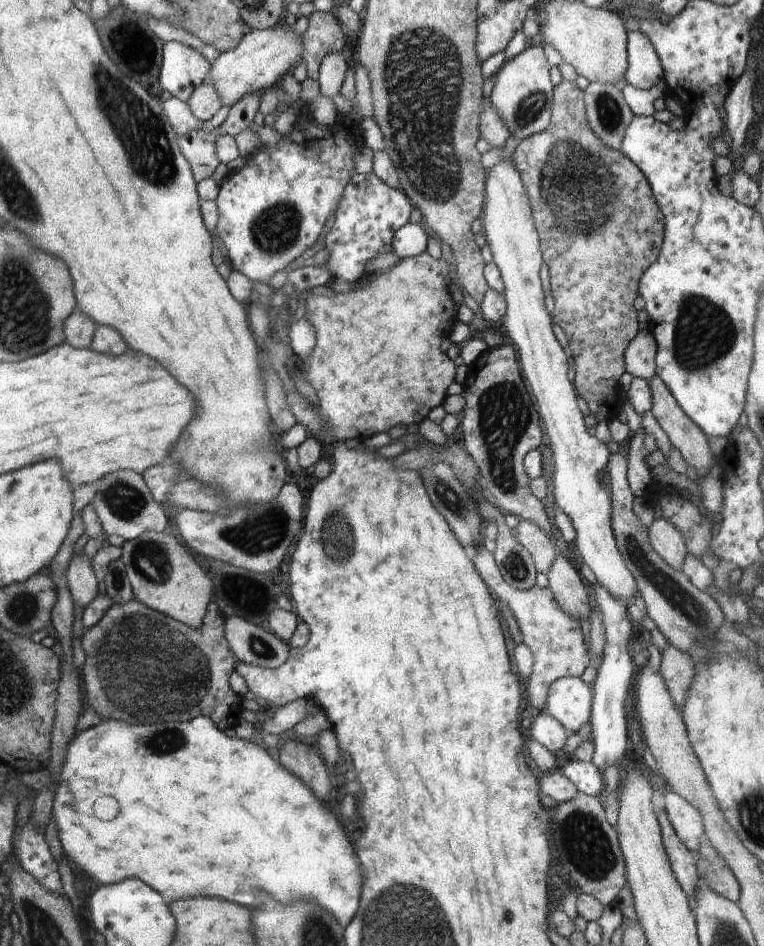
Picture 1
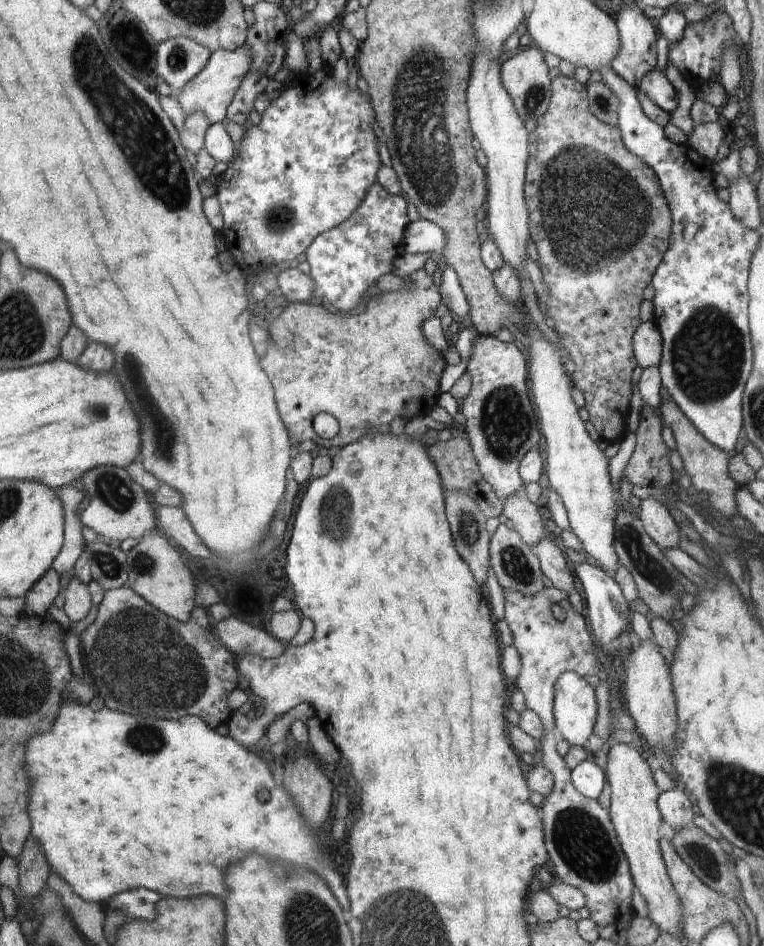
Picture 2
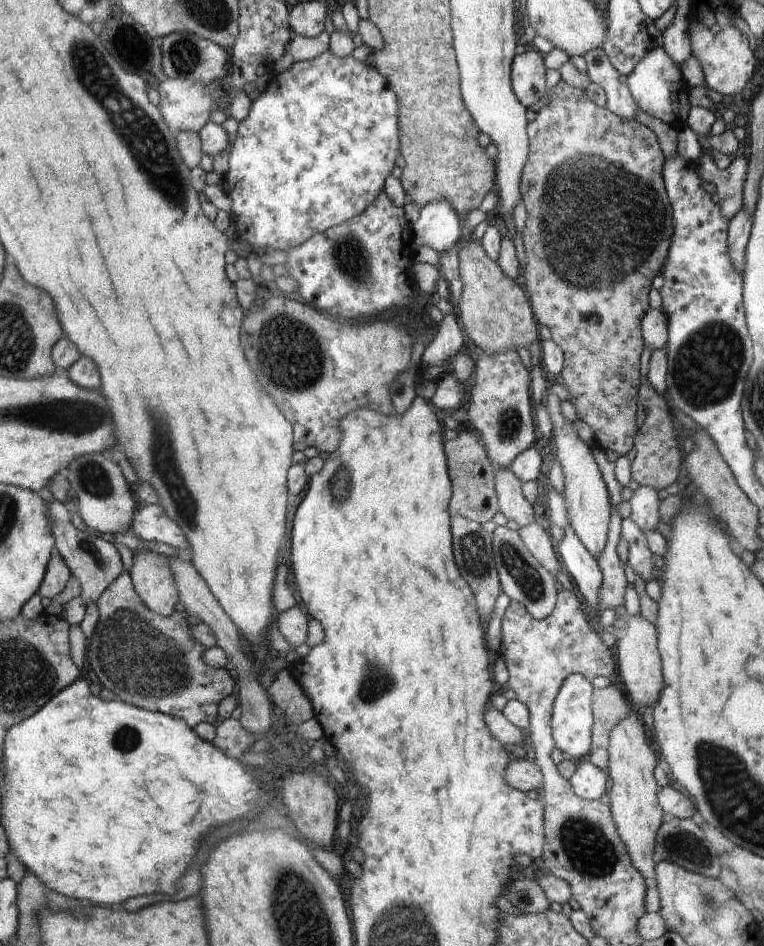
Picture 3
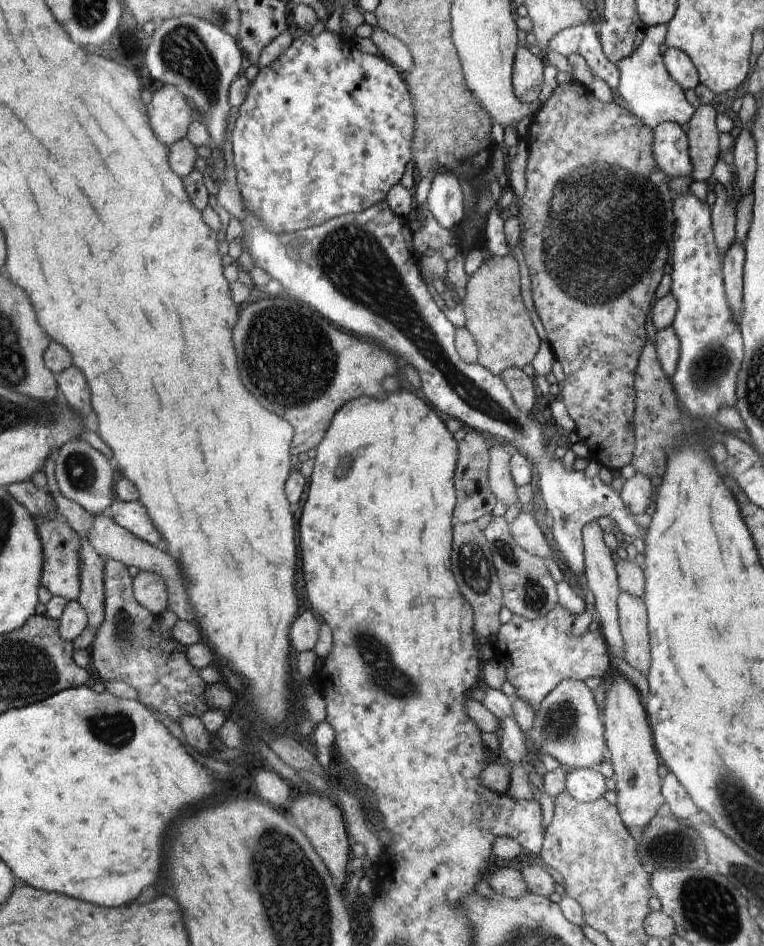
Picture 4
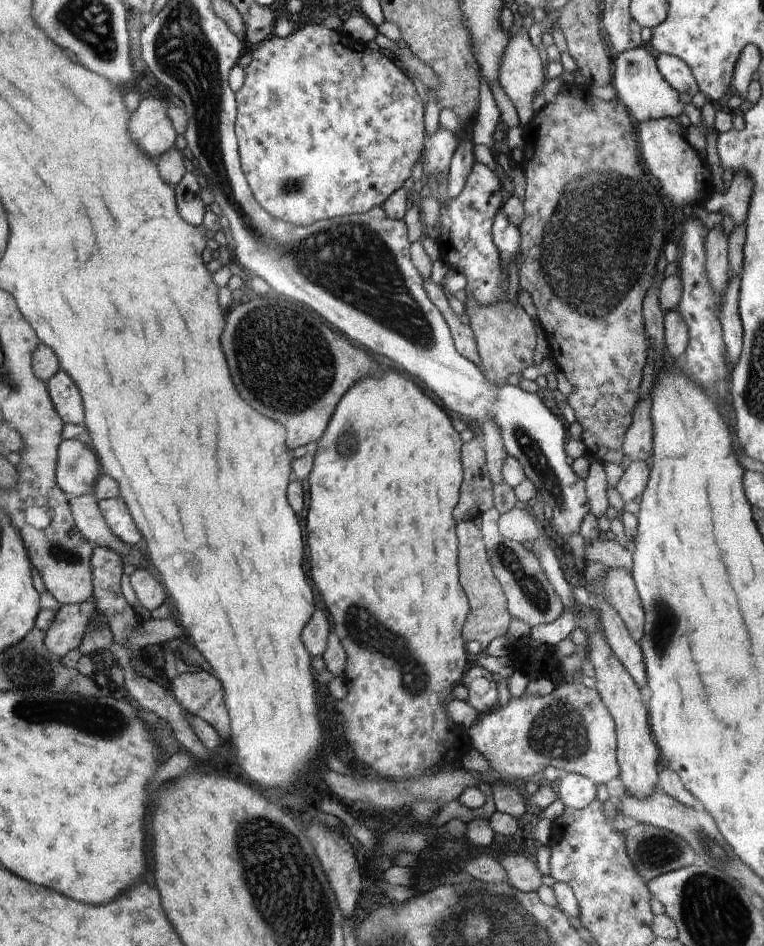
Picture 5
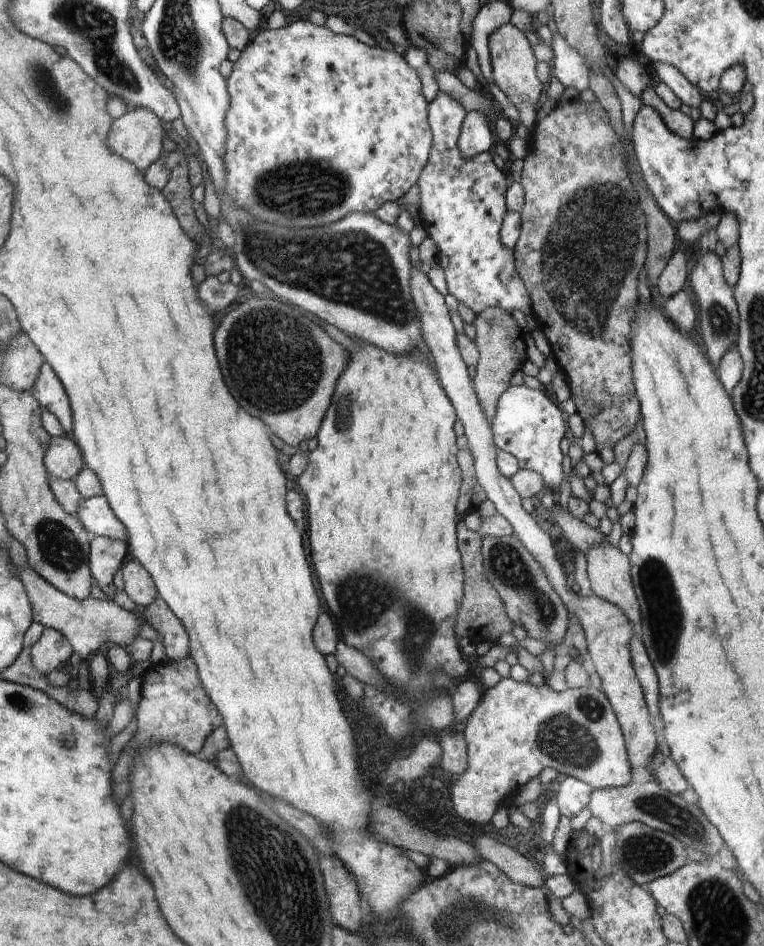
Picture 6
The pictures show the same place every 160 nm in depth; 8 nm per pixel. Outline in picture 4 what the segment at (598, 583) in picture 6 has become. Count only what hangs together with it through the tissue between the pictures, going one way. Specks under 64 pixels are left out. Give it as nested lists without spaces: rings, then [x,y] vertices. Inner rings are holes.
[[[621,592],[617,598],[617,609],[626,662],[647,677],[650,670],[650,641],[646,605],[642,599]]]

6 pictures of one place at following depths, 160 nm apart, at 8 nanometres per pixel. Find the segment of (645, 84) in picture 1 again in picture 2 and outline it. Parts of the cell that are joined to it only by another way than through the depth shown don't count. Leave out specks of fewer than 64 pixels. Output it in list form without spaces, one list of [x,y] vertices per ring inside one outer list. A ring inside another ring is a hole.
[[[626,8],[618,14],[618,20],[615,22],[620,35],[619,53],[615,55],[611,62],[611,68],[626,82],[633,87],[638,87],[642,79],[656,68],[656,41],[659,37],[658,28],[655,21],[638,9]]]

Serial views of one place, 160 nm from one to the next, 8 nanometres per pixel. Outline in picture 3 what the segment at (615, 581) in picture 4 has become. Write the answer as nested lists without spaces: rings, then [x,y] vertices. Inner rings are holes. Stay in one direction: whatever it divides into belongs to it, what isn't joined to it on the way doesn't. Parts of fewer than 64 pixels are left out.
[[[547,390],[544,405],[552,421],[551,444],[553,446],[554,461],[560,463],[564,475],[564,490],[567,518],[582,541],[587,551],[594,557],[598,556],[608,542],[609,526],[611,521],[611,500],[609,492],[602,478],[597,462],[594,460],[591,447],[586,445],[572,421],[566,419],[560,410],[560,398],[551,390]]]

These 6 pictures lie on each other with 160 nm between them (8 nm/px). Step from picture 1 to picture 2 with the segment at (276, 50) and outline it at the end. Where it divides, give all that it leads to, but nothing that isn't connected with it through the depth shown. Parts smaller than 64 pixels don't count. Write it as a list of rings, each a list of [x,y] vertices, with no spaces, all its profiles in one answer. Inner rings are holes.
[[[242,45],[233,51],[215,50],[208,59],[208,64],[190,82],[180,90],[177,98],[185,115],[202,111],[212,123],[221,123],[227,115],[227,108],[241,87],[244,77],[253,68],[253,52]]]

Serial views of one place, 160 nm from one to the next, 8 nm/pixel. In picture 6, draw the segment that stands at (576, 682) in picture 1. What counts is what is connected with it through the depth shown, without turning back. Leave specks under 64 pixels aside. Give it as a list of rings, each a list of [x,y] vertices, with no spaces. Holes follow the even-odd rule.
[[[502,677],[497,685],[494,687],[482,688],[483,695],[475,708],[473,713],[467,718],[466,724],[462,727],[462,734],[464,735],[467,755],[468,755],[468,768],[466,772],[460,775],[460,779],[454,781],[452,784],[452,804],[456,812],[472,824],[476,826],[486,826],[490,824],[493,814],[496,809],[501,806],[507,796],[512,795],[514,792],[520,790],[532,778],[536,778],[544,768],[554,768],[558,770],[559,774],[566,774],[568,777],[574,777],[578,780],[584,781],[589,784],[593,789],[611,789],[614,787],[625,787],[631,783],[632,768],[627,759],[627,750],[624,742],[623,732],[620,728],[618,719],[612,710],[608,697],[603,693],[600,688],[595,686],[582,687],[579,689],[566,689],[564,691],[556,692],[546,683],[541,686],[532,685],[531,683],[519,683],[512,679],[512,677]]]

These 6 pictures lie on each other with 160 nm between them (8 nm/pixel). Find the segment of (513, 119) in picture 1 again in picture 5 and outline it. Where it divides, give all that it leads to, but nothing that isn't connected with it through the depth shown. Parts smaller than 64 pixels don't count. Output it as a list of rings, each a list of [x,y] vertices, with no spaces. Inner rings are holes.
[[[521,18],[517,24],[514,37],[510,35],[509,45],[506,47],[505,56],[502,57],[501,60],[499,84],[514,105],[519,118],[520,127],[524,127],[524,129],[528,126],[537,111],[537,106],[534,106],[534,104],[536,104],[534,99],[538,95],[539,90],[543,88],[545,82],[542,73],[544,65],[542,65],[542,60],[538,53],[539,50],[531,44],[527,36],[527,22],[524,18]]]

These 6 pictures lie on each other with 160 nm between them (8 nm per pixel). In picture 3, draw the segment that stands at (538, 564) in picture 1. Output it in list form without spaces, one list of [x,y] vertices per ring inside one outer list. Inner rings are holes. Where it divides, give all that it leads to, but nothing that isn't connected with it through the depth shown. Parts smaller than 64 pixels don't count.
[[[496,468],[495,491],[499,511],[508,520],[514,520],[521,528],[534,522],[533,507],[523,495],[523,482],[510,468]]]

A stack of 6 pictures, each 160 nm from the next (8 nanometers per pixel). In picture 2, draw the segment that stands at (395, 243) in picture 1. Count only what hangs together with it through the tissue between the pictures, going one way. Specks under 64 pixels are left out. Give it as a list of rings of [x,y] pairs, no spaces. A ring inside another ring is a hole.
[[[420,218],[408,223],[404,229],[402,242],[405,252],[438,252],[442,254],[446,246],[445,232],[434,223]]]

